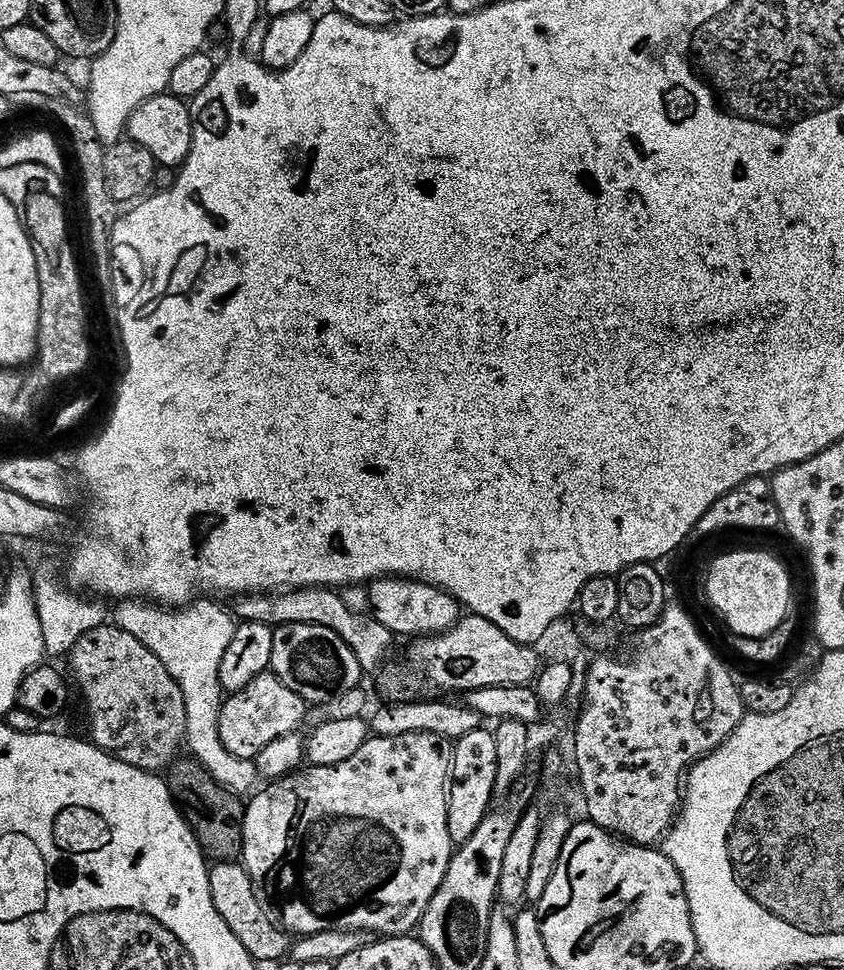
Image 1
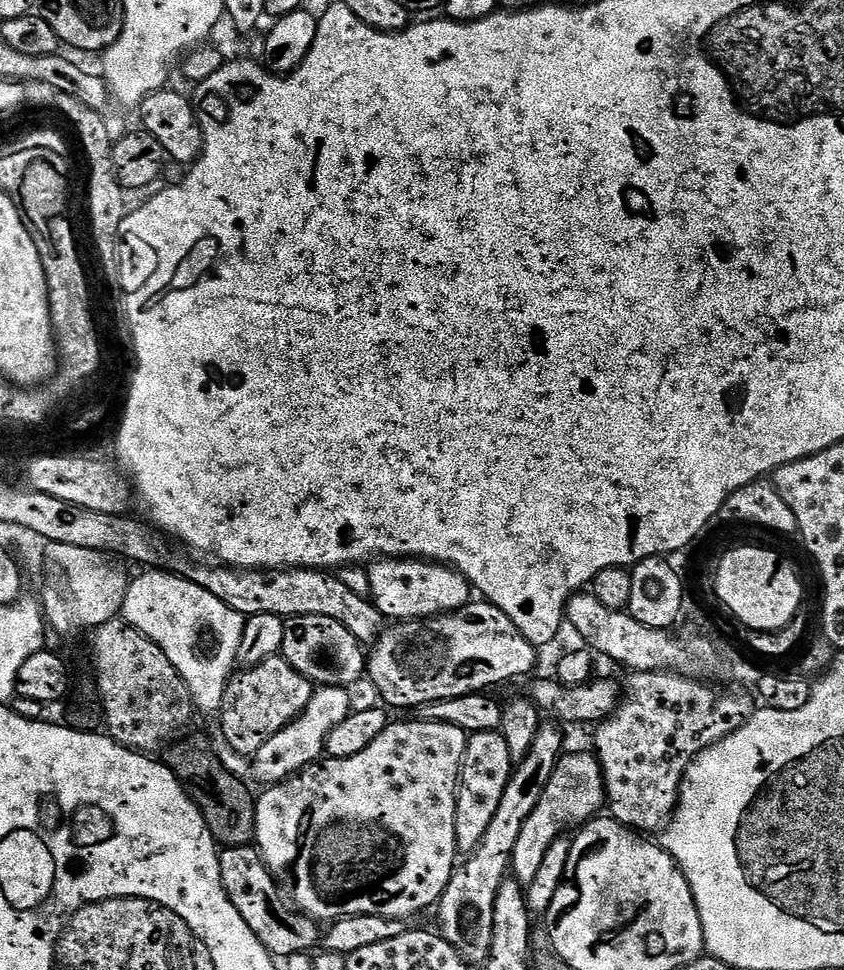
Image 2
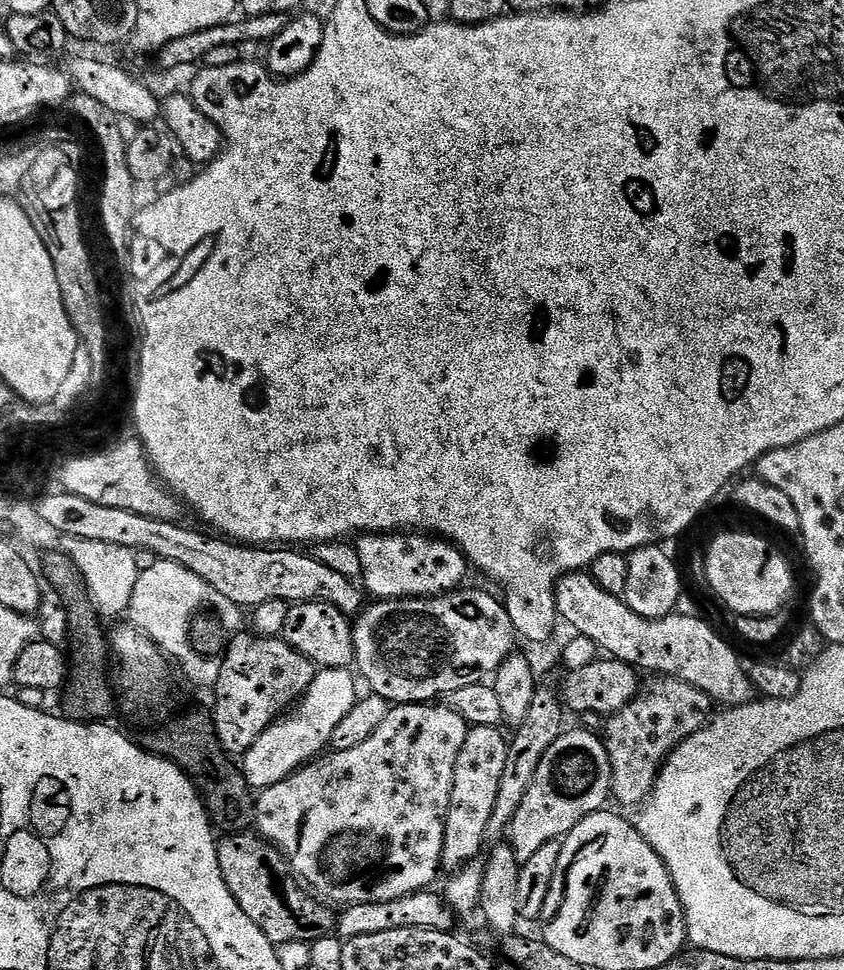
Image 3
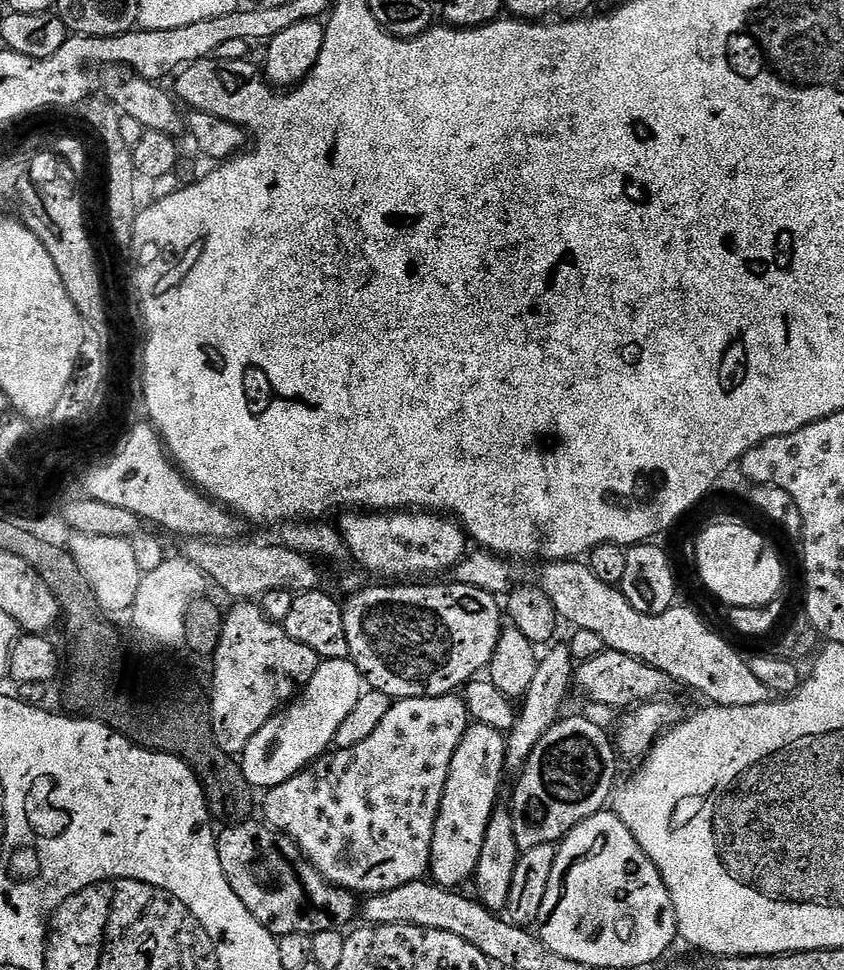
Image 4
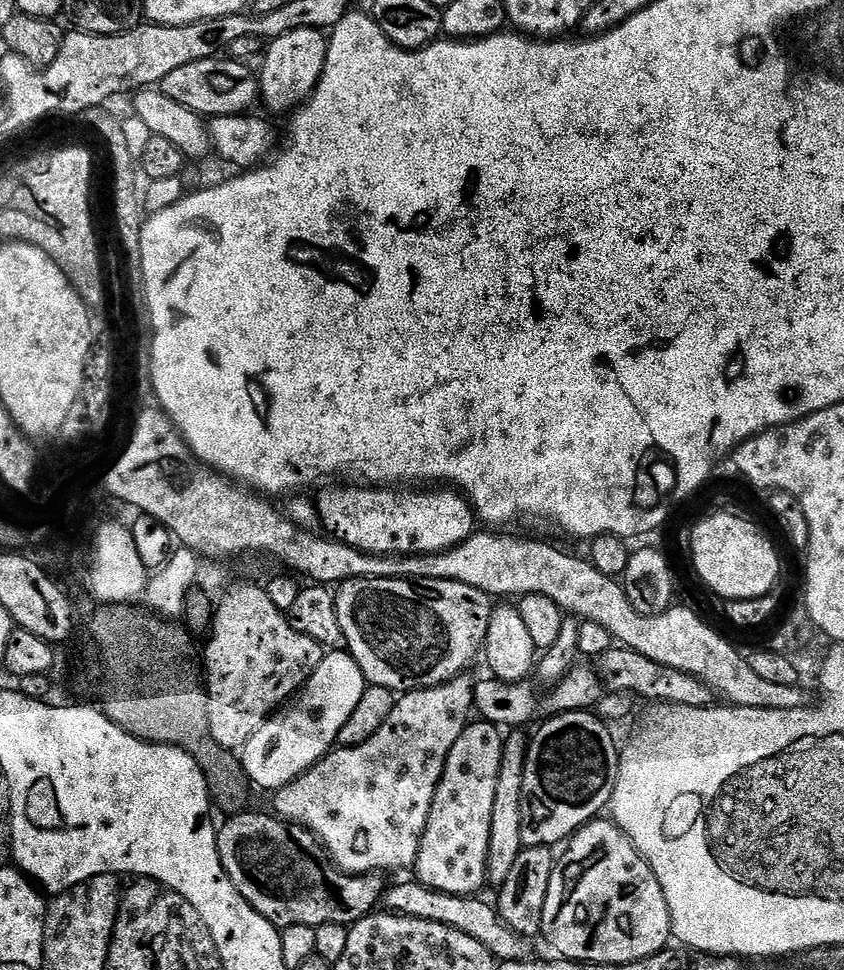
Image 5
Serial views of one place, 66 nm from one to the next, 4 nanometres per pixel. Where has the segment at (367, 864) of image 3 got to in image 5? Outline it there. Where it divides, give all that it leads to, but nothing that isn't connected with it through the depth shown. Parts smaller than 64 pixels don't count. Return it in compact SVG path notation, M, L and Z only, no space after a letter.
M461 674L453 678L453 680L447 680L444 684L439 684L438 686L434 686L433 688L418 688L415 692L405 692L403 695L399 697L396 701L396 705L393 706L391 714L386 718L386 722L382 727L376 731L374 735L370 737L366 742L362 742L361 744L354 744L351 746L340 746L335 750L328 753L328 755L321 758L320 761L316 763L314 767L309 772L303 772L301 776L298 777L294 782L290 782L285 788L275 789L274 795L276 796L272 800L272 804L276 809L274 809L275 815L279 817L281 820L287 820L289 824L299 824L301 828L307 828L309 832L312 833L313 836L316 837L321 848L324 849L327 859L331 861L335 867L339 868L341 872L347 872L354 876L363 876L365 874L389 874L388 872L392 872L395 868L408 868L411 869L413 865L416 863L416 855L419 852L419 846L422 842L423 832L426 830L427 819L430 818L430 810L431 803L434 802L435 790L436 787L439 786L440 779L443 776L443 770L446 766L446 758L450 754L450 750L454 746L454 742L458 742L458 738L462 734L462 730L467 728L470 723L470 717L468 715L473 715L474 712L474 684L470 679L467 680L467 675Z

